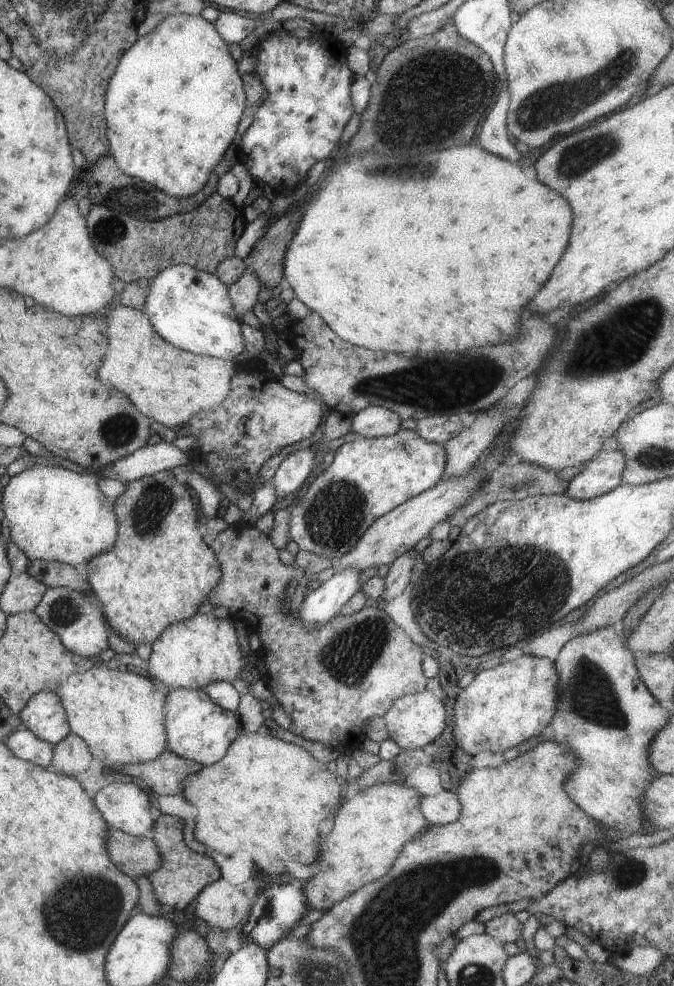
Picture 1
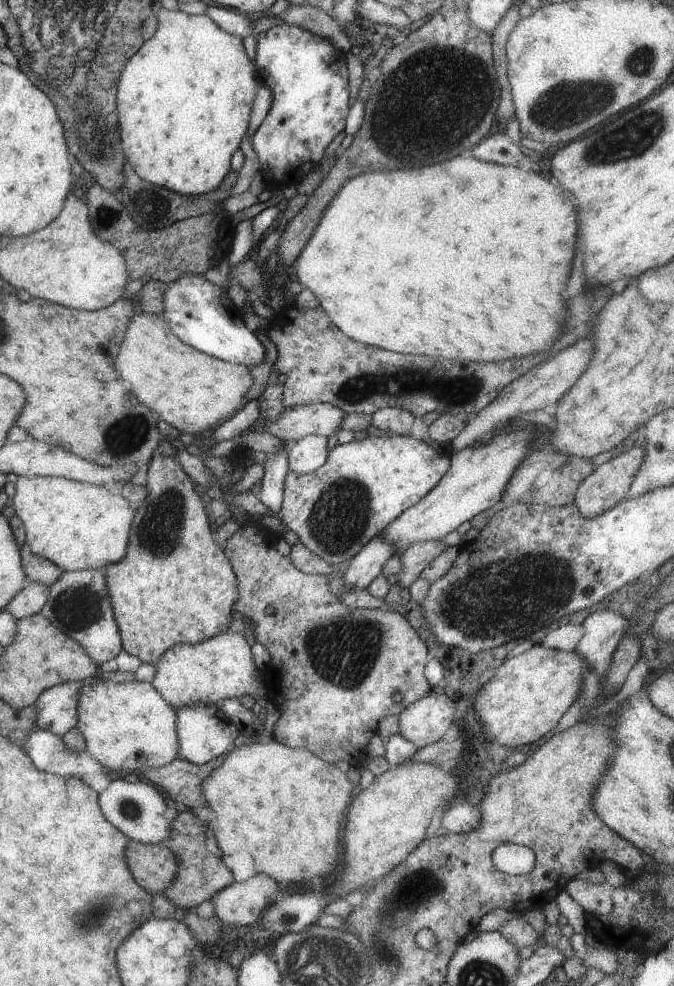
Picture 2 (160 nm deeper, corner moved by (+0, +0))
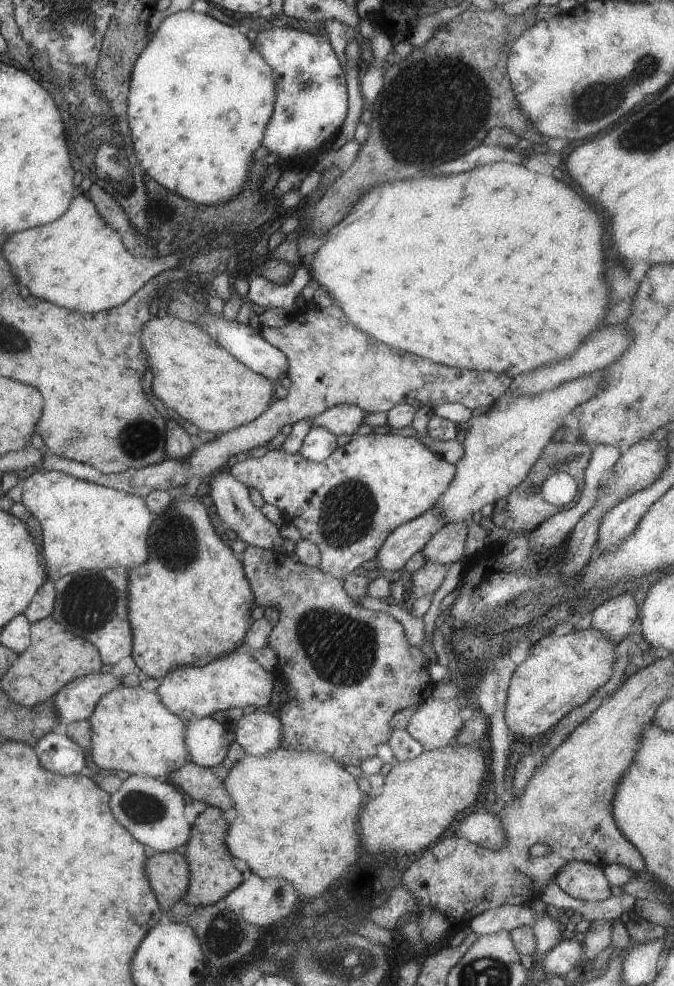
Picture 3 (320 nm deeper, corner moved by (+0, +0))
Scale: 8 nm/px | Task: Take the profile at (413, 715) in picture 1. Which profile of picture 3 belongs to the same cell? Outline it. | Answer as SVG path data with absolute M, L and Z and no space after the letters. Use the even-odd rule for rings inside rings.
M428 694L409 719L405 730L421 744L423 751L444 747L464 725L458 711L454 700L436 699Z

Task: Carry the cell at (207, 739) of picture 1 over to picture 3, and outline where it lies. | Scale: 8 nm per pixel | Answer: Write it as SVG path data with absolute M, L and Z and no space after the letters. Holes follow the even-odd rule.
M206 716L185 722L184 741L191 762L200 767L214 767L227 754L228 746L236 740L235 724L223 722L219 716Z

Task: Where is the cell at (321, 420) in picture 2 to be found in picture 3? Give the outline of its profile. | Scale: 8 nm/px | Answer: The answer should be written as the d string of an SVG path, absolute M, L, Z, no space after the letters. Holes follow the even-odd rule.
M341 403L325 409L315 417L311 417L311 426L319 425L325 427L334 435L354 435L367 413L354 404Z

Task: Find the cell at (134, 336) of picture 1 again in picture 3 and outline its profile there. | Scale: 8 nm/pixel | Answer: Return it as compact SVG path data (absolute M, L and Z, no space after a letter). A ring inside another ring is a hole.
M171 315L151 317L142 326L140 340L153 368L155 396L199 431L226 433L255 420L274 402L274 383L241 364L195 323Z

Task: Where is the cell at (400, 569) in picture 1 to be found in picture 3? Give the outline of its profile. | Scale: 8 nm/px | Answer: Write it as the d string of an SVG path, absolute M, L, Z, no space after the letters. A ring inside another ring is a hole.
M457 521L456 523L445 523L429 540L423 545L420 550L427 561L436 562L442 565L449 566L456 560L462 560L464 554L464 540L467 529L465 523Z

